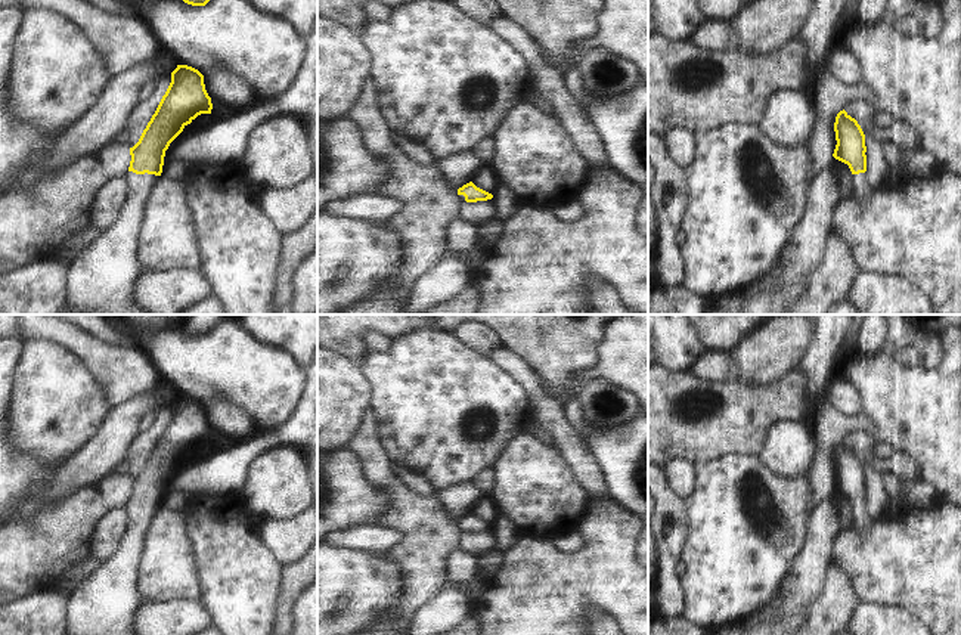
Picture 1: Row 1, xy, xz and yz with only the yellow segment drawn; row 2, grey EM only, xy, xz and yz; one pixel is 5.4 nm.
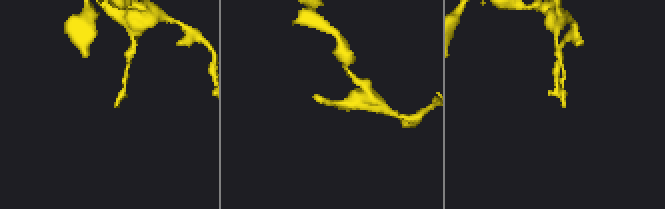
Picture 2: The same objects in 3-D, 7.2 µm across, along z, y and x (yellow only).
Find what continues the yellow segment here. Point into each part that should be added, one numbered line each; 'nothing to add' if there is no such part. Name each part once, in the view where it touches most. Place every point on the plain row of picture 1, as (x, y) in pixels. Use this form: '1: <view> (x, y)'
1: xy (107, 603)

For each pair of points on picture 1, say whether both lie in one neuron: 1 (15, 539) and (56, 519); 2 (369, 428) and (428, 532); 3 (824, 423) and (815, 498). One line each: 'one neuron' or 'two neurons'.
1: one neuron
2: one neuron
3: one neuron

